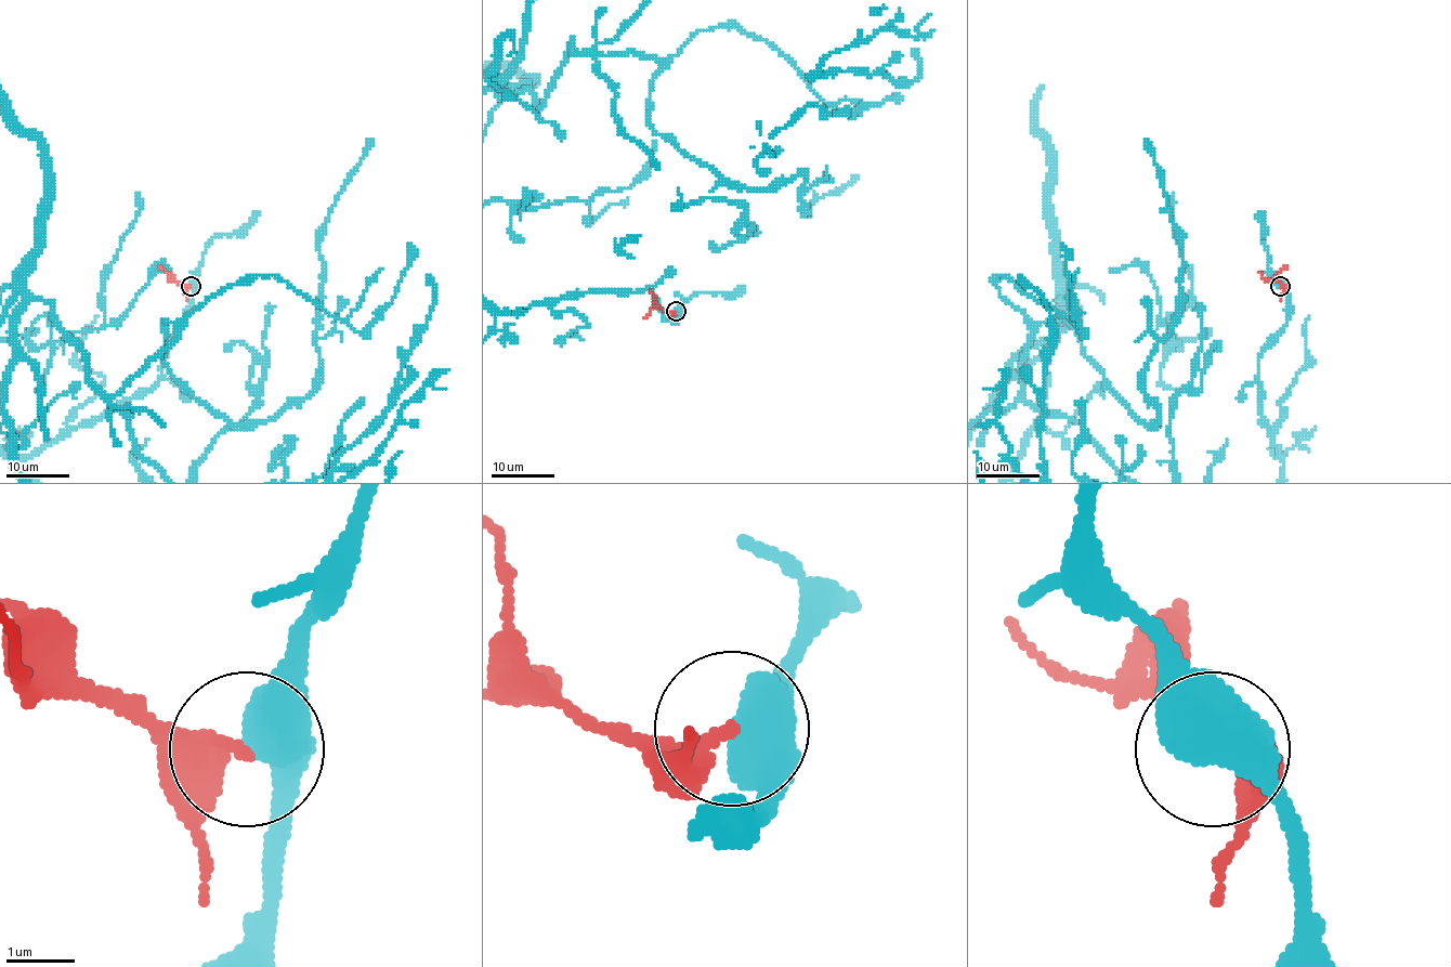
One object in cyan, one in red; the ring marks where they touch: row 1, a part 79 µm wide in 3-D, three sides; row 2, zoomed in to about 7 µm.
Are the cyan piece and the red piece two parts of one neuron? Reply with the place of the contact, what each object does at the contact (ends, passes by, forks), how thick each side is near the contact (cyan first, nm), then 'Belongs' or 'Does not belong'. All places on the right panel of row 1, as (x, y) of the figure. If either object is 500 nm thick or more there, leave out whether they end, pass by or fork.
Place: (1280, 286). Thickness 650 nm (cyan) against 320 nm. Does not belong

